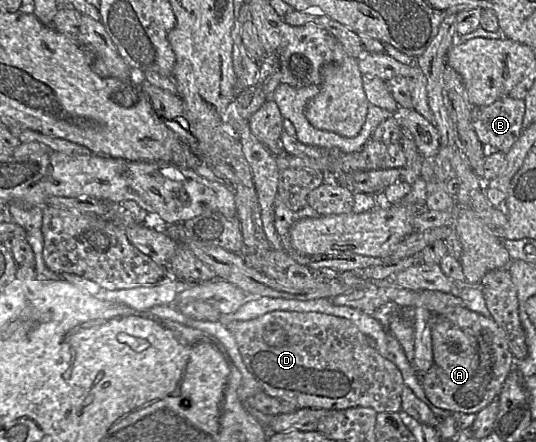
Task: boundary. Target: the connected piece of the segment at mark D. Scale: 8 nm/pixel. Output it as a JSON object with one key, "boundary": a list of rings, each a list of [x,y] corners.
{"boundary":[[[278,310],[252,320],[231,321],[225,326],[236,340],[245,367],[271,397],[300,409],[367,407],[377,413],[401,411],[401,394],[406,387],[401,371],[370,346],[366,336],[347,319],[319,312]]]}

